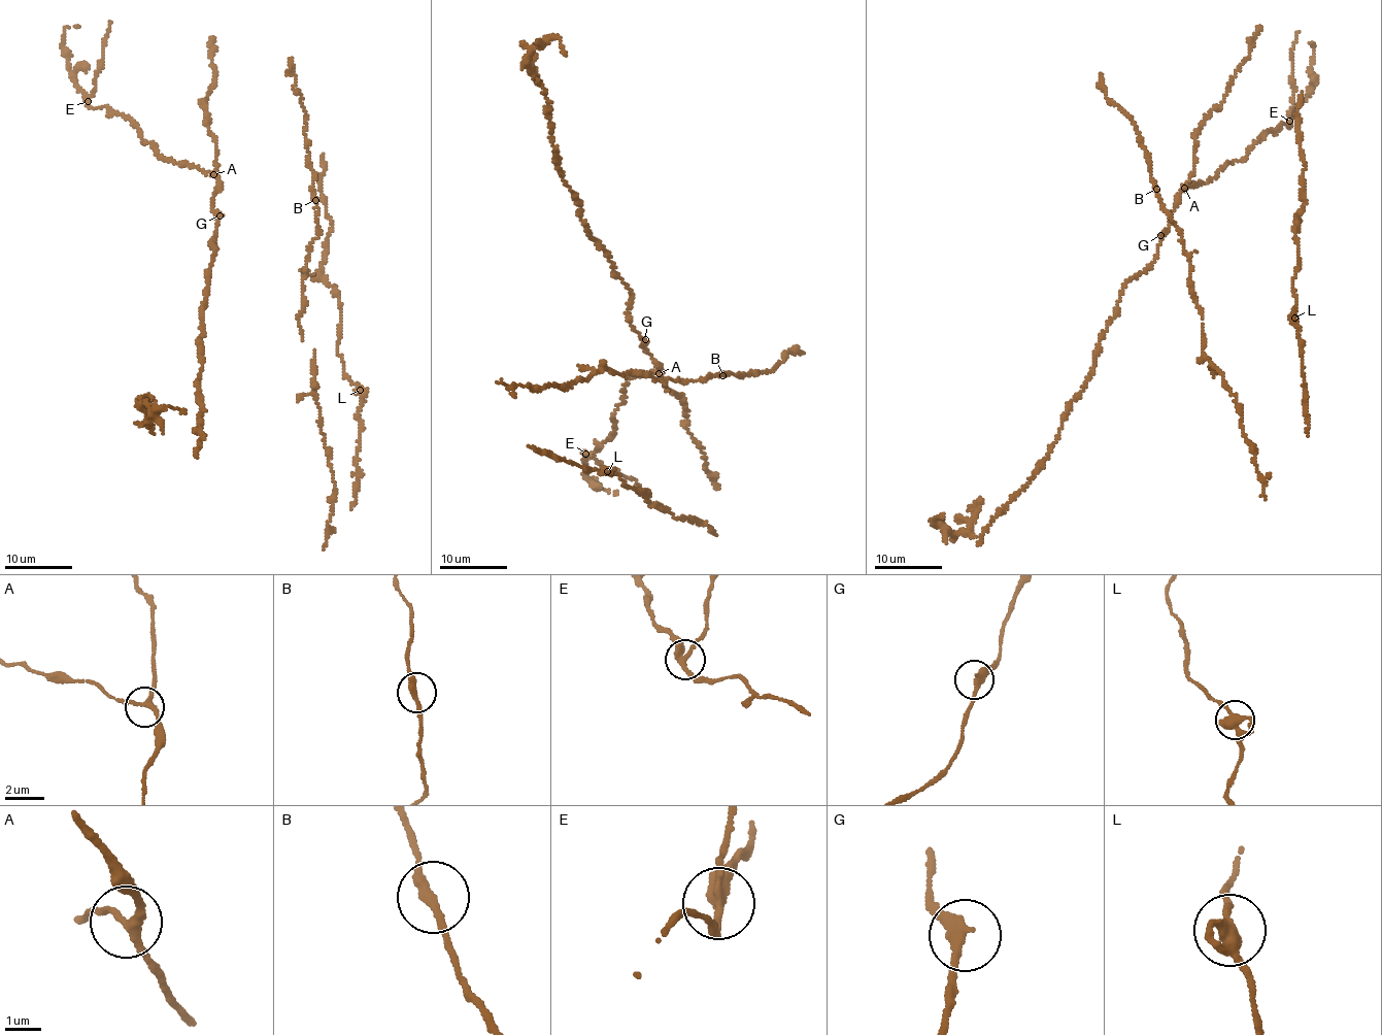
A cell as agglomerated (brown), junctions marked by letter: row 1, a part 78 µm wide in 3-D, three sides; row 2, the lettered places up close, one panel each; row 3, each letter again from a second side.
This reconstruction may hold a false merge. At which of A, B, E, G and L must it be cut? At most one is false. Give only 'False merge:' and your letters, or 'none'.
False merge: E

